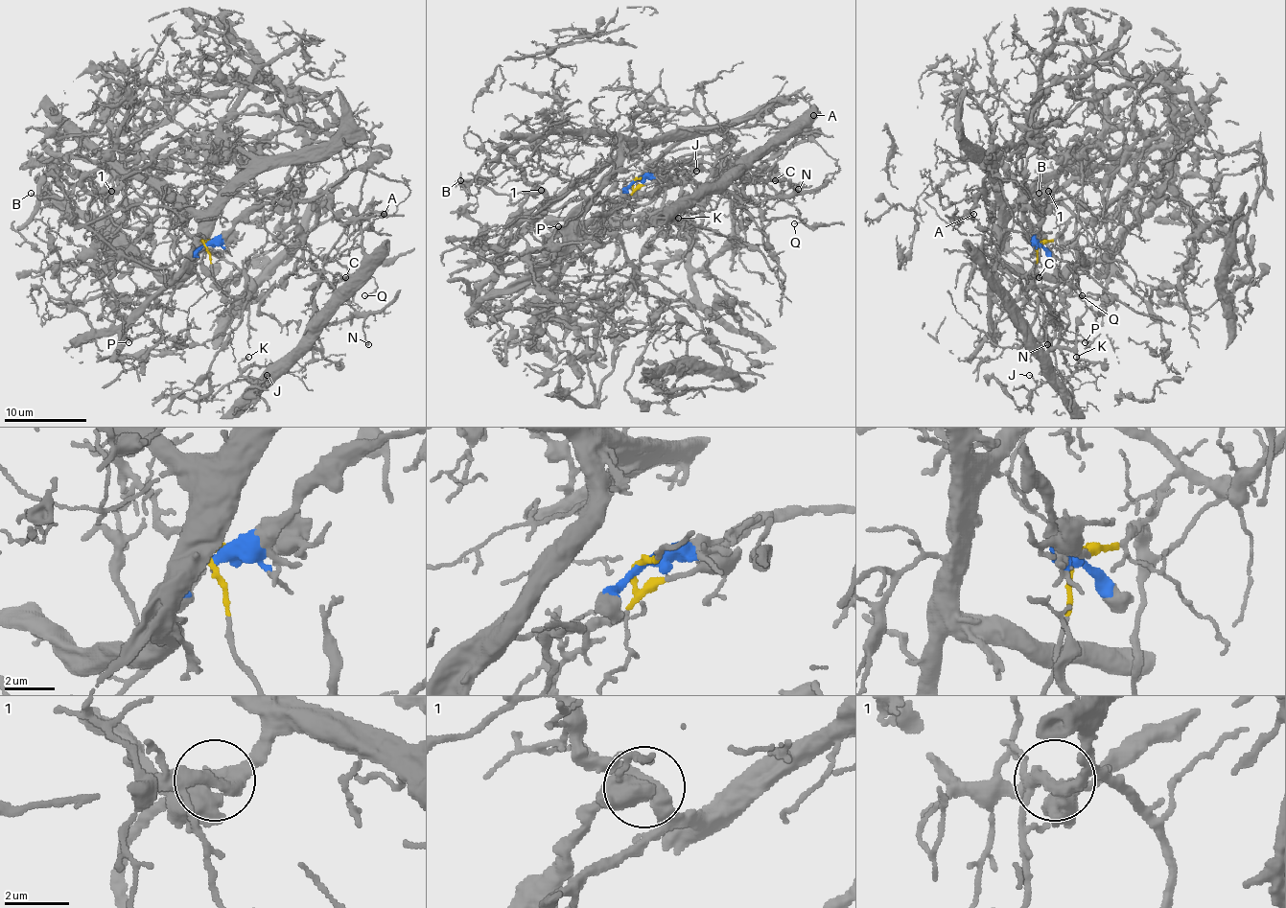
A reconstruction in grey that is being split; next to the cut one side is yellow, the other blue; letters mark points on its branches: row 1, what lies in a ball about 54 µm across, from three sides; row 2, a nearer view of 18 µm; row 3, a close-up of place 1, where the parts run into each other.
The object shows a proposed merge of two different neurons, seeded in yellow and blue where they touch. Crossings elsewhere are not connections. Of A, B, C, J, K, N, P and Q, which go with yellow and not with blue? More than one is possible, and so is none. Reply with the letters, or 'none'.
B, P

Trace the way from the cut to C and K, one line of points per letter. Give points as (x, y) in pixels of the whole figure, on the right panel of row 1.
C: (1038, 245), (1016, 168), (1030, 139), (1038, 150), (1025, 191), (1059, 281), (1032, 306), (1019, 281), (1038, 277)
K: (1038, 245), (1016, 168), (1027, 139), (1025, 191), (1059, 281), (1032, 344), (1063, 382), (1077, 357)

